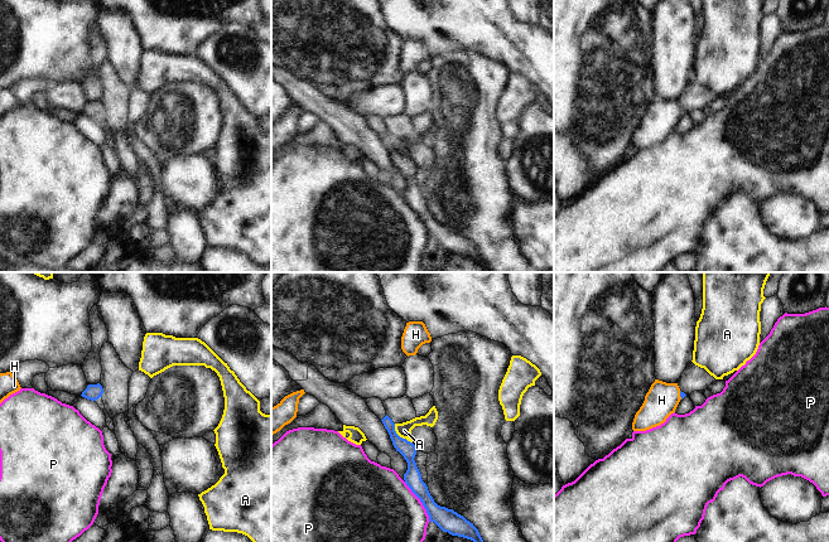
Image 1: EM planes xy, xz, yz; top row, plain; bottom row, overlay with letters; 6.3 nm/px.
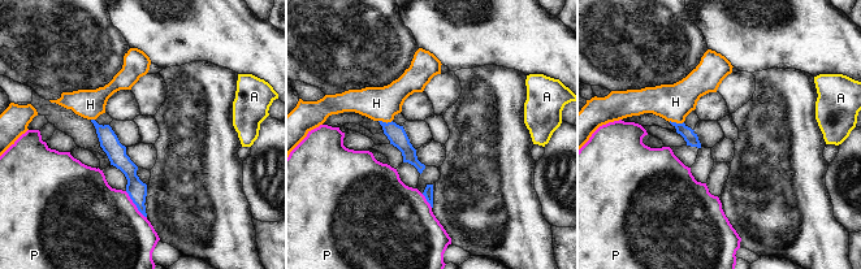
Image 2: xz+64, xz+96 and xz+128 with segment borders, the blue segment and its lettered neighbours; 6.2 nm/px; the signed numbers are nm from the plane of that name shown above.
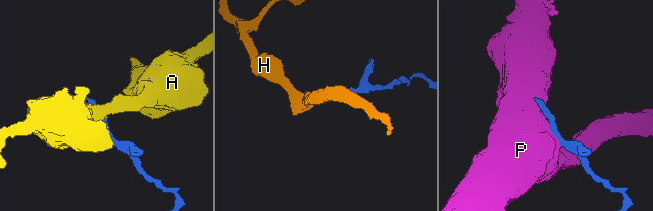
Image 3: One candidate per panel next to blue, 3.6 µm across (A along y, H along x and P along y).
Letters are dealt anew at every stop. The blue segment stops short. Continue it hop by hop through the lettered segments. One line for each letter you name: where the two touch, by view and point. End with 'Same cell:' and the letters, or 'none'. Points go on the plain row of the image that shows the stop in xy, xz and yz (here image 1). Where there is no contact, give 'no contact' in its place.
H: yz (680, 112)
Same cell: H

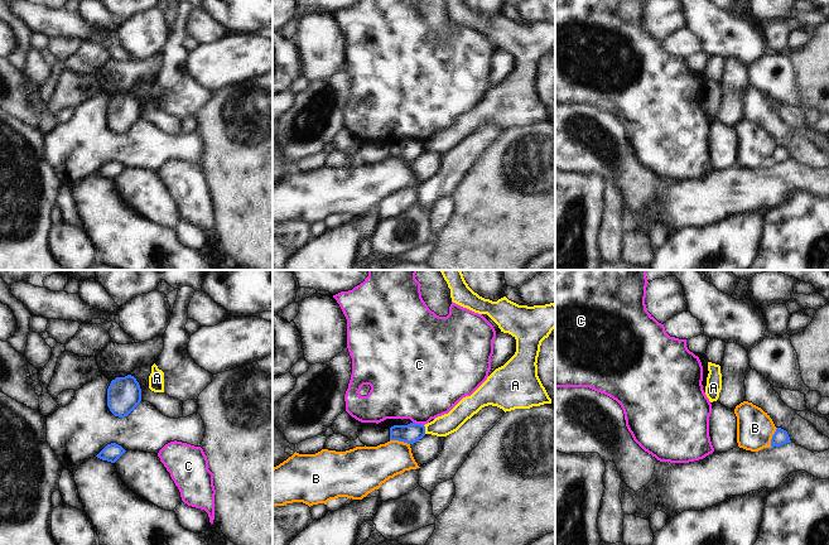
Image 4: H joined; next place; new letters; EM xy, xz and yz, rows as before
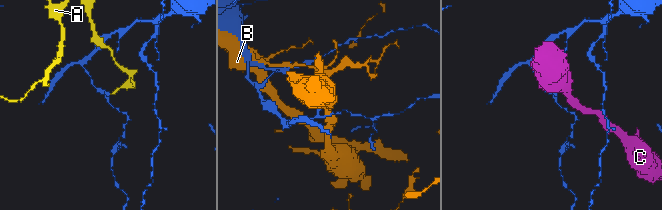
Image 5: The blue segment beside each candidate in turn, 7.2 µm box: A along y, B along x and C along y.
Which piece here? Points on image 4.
Same cell: none

